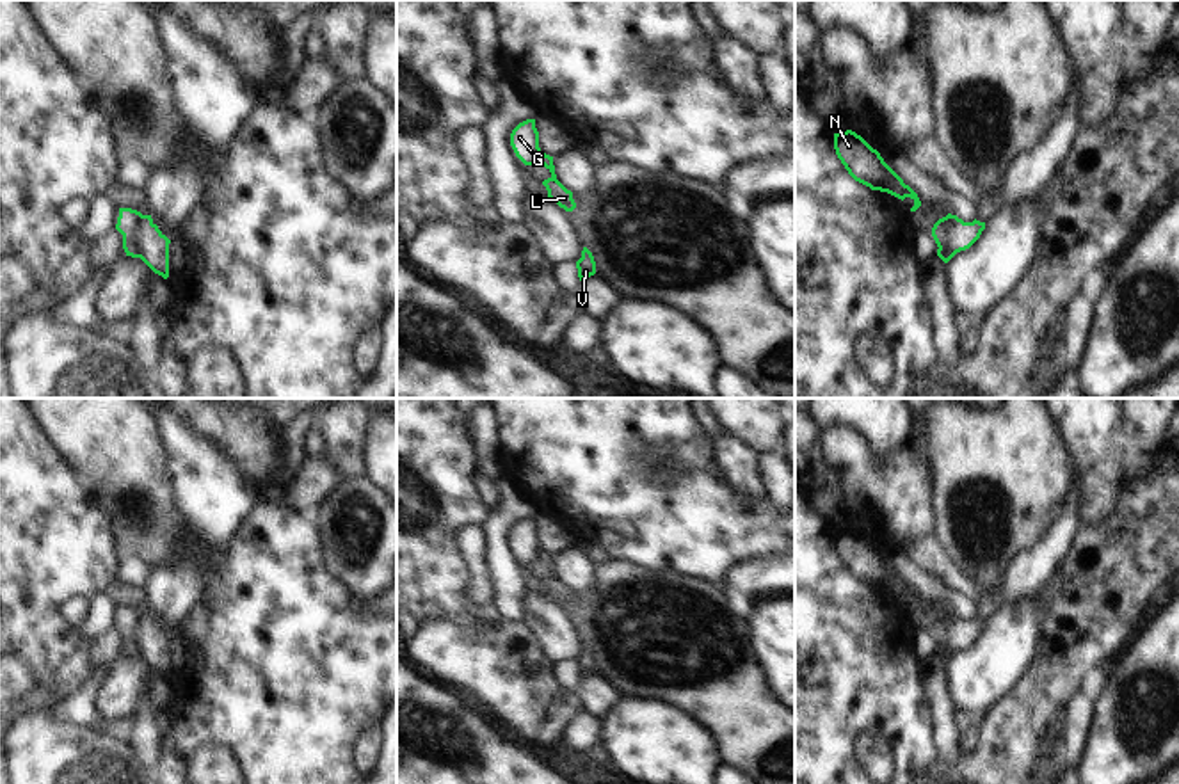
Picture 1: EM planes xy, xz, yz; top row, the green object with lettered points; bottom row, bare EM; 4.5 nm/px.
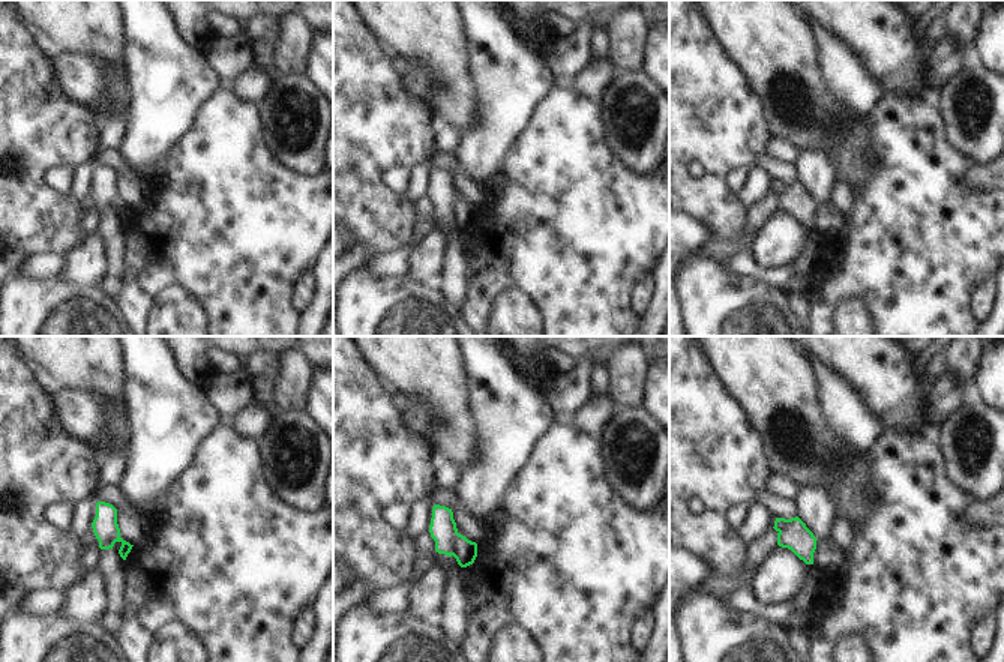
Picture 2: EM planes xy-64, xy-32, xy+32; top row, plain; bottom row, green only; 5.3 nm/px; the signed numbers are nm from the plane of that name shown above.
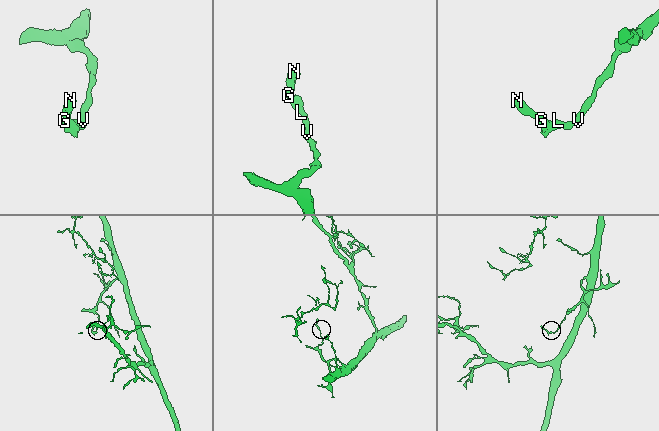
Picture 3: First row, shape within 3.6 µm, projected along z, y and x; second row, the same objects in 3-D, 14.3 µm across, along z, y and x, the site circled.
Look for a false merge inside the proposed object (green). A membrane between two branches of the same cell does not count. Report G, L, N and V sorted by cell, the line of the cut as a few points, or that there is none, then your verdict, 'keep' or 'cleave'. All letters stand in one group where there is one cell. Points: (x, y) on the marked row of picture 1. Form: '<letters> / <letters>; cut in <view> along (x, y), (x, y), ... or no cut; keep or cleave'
G N / L V; cut in xy along (143, 216), (136, 237), (139, 256); cleave

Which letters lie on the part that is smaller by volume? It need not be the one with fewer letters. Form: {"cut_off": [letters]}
{"cut_off": ["G", "N"]}

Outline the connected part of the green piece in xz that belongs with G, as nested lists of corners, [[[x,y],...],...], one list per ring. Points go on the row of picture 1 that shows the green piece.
[[[526,119],[519,123],[510,133],[510,146],[516,156],[525,165],[533,165],[539,162],[539,132],[535,128],[535,119]]]

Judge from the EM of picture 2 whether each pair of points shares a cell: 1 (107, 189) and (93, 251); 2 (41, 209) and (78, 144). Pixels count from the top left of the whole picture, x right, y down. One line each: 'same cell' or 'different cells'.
1: different cells
2: same cell

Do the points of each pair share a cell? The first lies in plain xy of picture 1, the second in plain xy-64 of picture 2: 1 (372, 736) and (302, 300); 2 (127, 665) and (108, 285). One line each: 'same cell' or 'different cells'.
1: same cell
2: different cells

